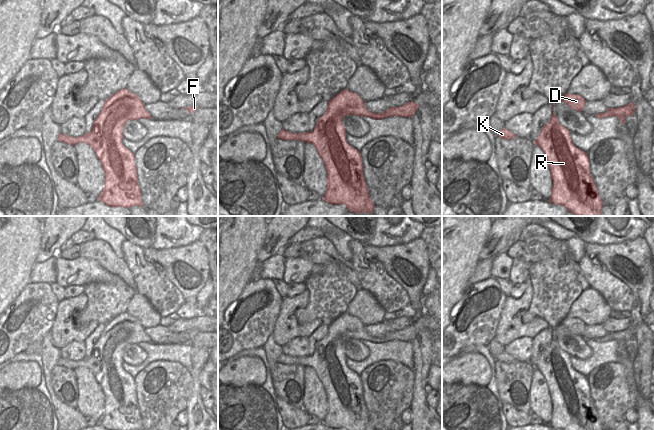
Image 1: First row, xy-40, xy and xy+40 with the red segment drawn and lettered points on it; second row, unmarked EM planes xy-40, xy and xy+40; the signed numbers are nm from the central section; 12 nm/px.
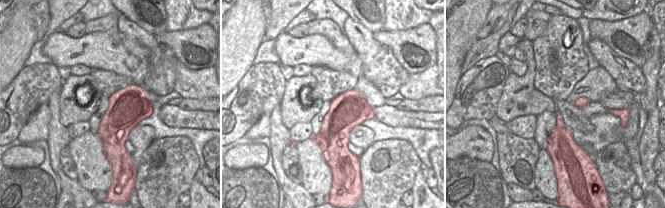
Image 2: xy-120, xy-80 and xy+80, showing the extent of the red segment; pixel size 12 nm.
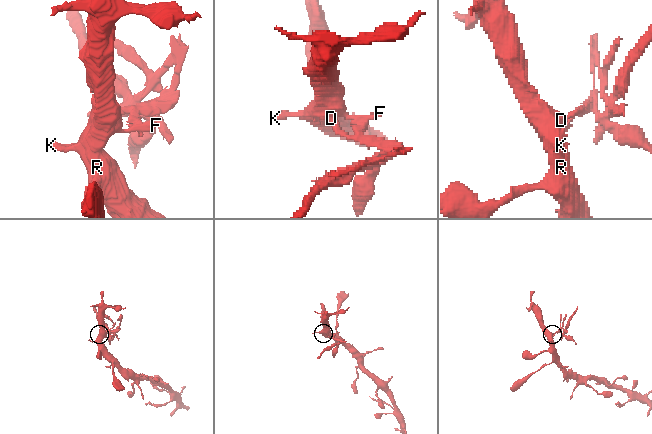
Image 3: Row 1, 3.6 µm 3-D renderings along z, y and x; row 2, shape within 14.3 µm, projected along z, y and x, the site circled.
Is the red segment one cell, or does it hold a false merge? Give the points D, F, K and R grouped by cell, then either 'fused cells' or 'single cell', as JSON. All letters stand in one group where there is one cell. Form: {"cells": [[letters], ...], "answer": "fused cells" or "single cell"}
{"cells": [["D", "K", "R"], ["F"]], "answer": "fused cells"}

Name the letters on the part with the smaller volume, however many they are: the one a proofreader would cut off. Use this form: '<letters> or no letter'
F

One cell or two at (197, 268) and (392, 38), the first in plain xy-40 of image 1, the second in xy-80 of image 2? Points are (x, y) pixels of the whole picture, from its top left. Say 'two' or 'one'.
one

